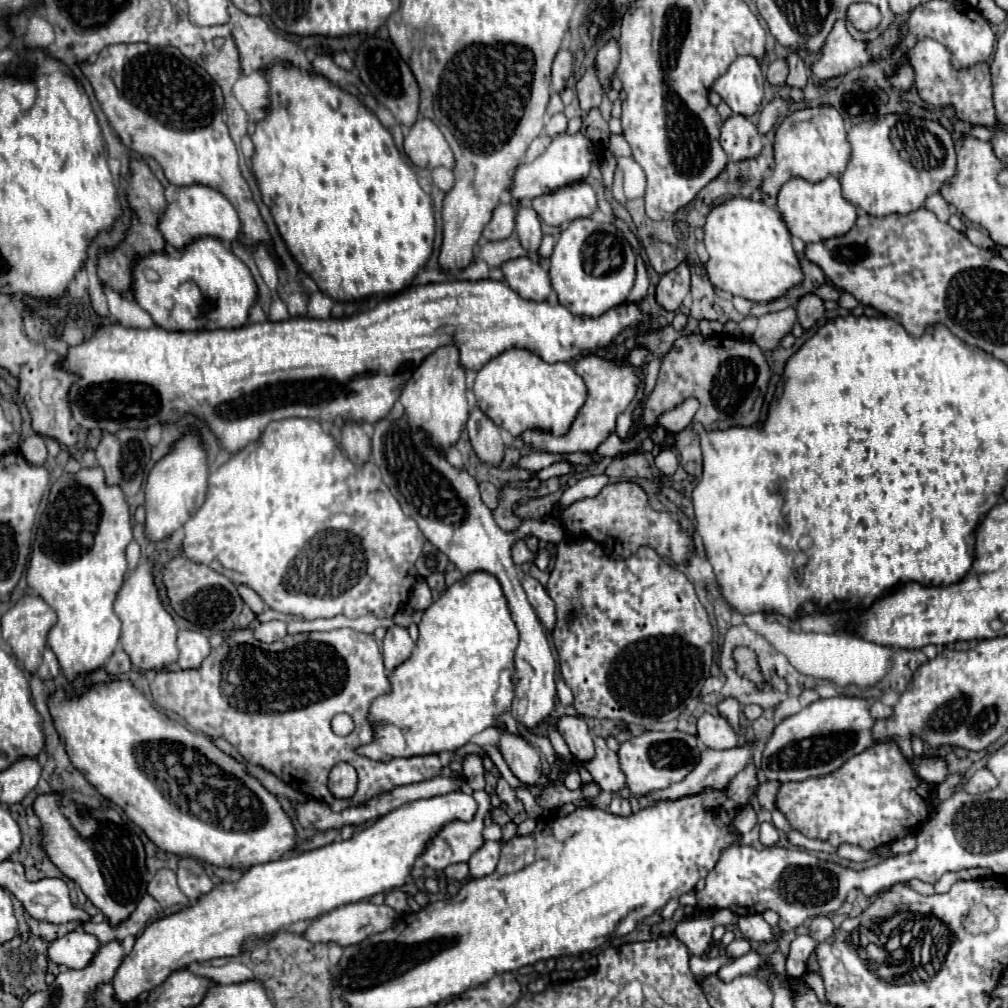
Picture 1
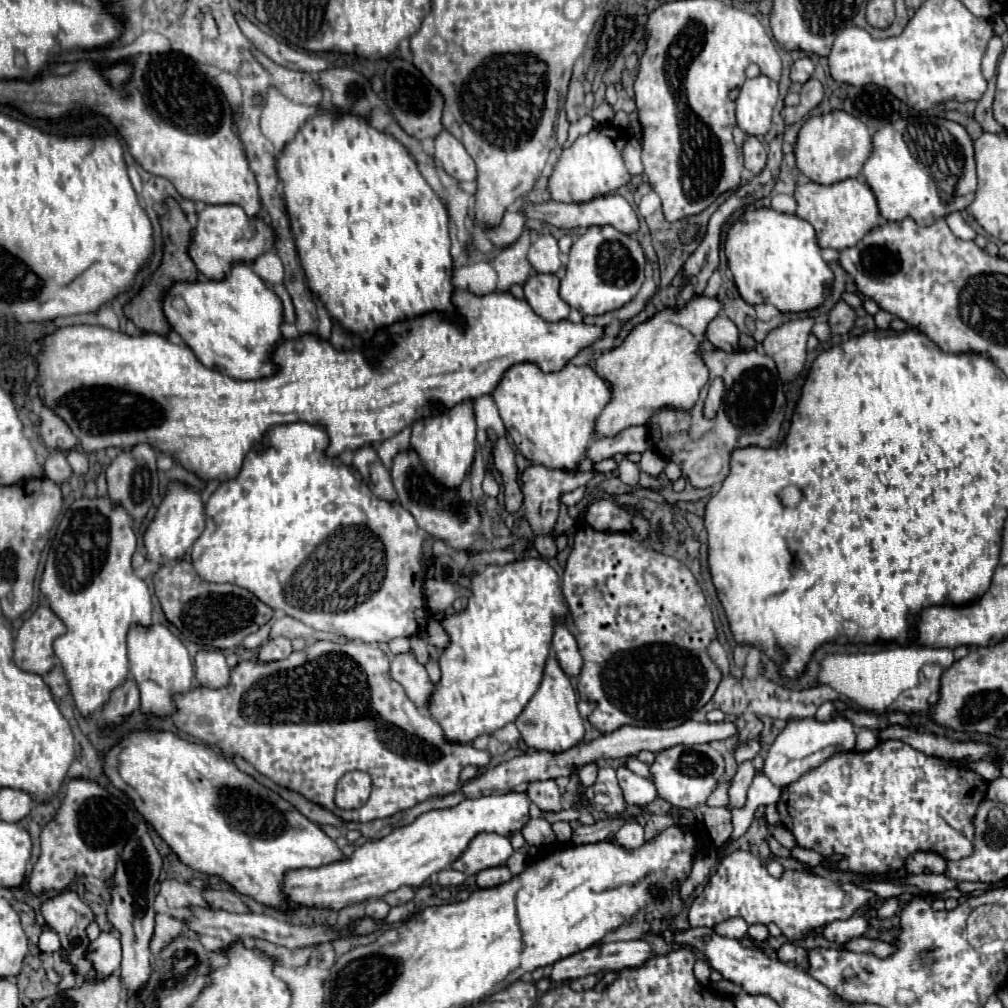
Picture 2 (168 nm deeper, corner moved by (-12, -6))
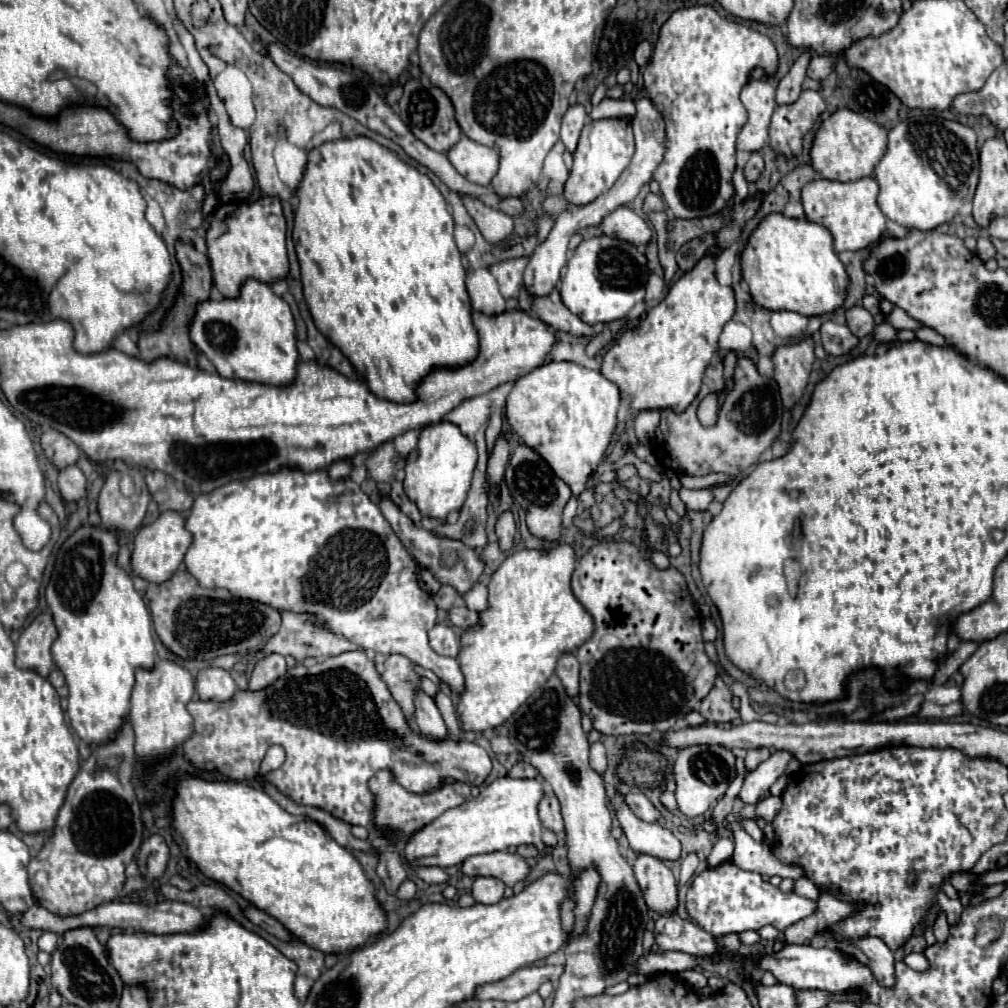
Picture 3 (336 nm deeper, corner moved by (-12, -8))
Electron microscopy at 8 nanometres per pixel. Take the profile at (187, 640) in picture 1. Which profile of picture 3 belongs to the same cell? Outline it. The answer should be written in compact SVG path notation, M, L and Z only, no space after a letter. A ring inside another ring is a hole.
M206 667L196 679L196 691L202 701L228 701L238 691L232 675L218 667Z

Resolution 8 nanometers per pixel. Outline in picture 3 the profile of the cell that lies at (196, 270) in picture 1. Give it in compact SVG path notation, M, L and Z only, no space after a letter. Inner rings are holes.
M248 279L236 299L200 303L190 325L190 339L196 349L214 363L222 377L274 387L290 385L296 379L300 357L292 311L288 303L274 295L270 285L262 281Z

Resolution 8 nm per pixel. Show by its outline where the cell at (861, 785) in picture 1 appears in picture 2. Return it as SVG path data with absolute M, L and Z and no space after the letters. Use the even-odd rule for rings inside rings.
M898 739L880 741L872 751L848 751L834 755L818 769L802 775L796 783L782 789L780 805L788 811L788 831L796 837L804 849L818 851L822 855L840 853L844 861L836 867L858 875L874 877L898 871L904 867L904 859L916 851L934 851L944 859L962 859L972 853L972 817L978 803L984 799L988 781L980 775L948 765L940 757L928 757L908 743Z

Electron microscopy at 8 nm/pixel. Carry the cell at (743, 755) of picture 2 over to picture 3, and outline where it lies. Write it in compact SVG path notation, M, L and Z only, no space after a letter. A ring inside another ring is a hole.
M760 747L760 749L750 749L744 757L744 763L746 763L746 769L748 771L754 771L762 761L766 761L770 757L770 749L766 747Z

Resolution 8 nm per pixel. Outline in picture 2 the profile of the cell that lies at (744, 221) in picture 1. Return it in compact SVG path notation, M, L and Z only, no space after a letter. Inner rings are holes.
M766 207L746 211L730 225L724 253L736 289L750 305L768 303L782 313L810 311L824 303L832 283L832 271L820 257L814 227L796 215L778 213Z

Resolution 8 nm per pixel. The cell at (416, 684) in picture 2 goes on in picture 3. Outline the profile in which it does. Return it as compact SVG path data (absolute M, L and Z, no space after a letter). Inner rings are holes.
M418 691L416 695L416 713L414 713L414 723L416 729L432 739L432 741L442 741L446 739L446 725L444 719L434 703L434 699L430 699L424 691Z

